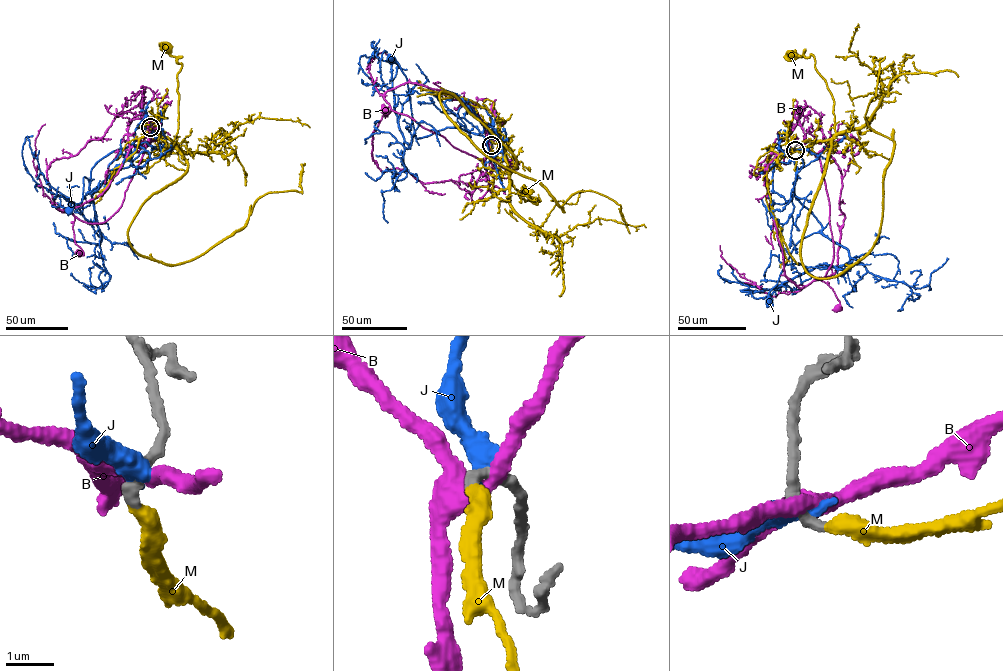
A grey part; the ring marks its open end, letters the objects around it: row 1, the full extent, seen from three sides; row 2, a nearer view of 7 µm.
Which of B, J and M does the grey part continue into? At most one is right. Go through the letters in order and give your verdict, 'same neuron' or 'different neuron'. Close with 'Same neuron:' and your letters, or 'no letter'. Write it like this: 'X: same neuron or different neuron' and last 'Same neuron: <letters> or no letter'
B: different neuron
J: different neuron
M: same neuron
Same neuron: M

